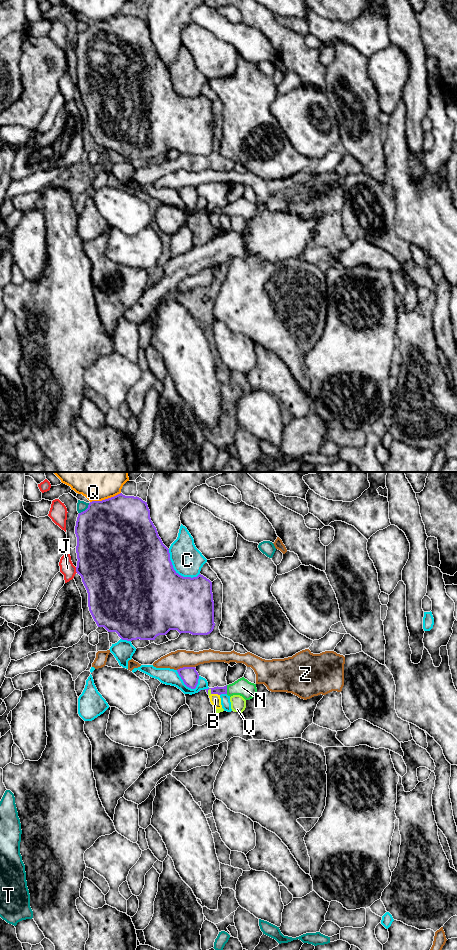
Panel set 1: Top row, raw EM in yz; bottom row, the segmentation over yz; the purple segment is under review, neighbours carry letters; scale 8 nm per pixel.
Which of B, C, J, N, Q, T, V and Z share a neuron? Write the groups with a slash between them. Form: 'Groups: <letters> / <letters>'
Groups: B / C / J / N / Q / T / V / Z

